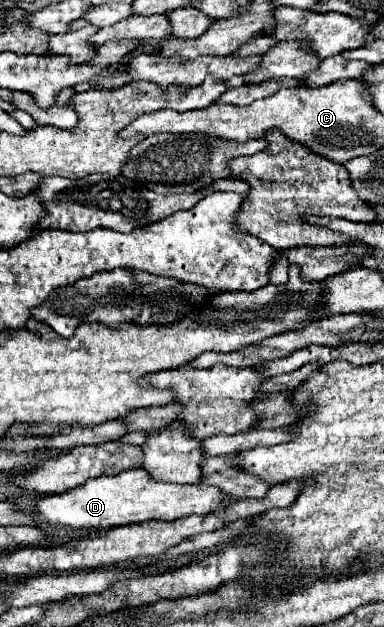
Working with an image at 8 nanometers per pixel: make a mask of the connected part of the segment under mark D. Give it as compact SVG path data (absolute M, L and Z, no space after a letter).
M125 470L115 476L99 476L87 480L83 486L61 494L45 496L37 502L43 520L53 526L67 528L113 528L123 524L137 524L145 520L177 520L189 514L209 514L227 506L227 498L215 486L203 484L171 484L159 482L147 470Z

